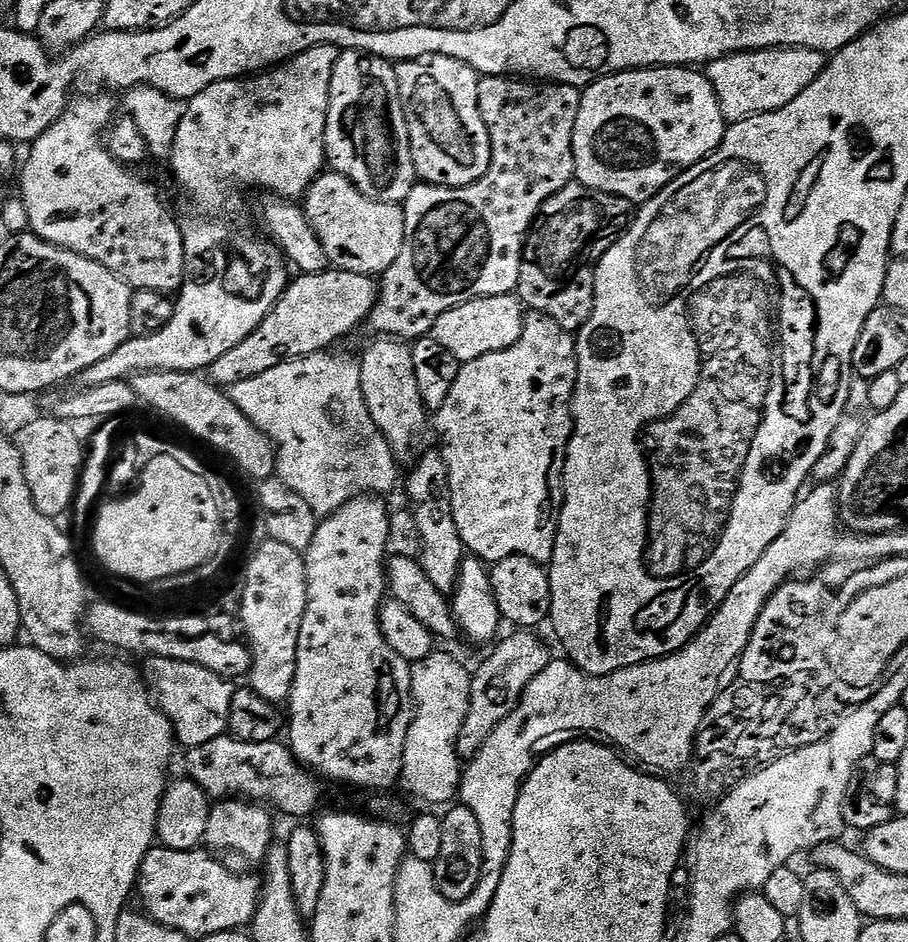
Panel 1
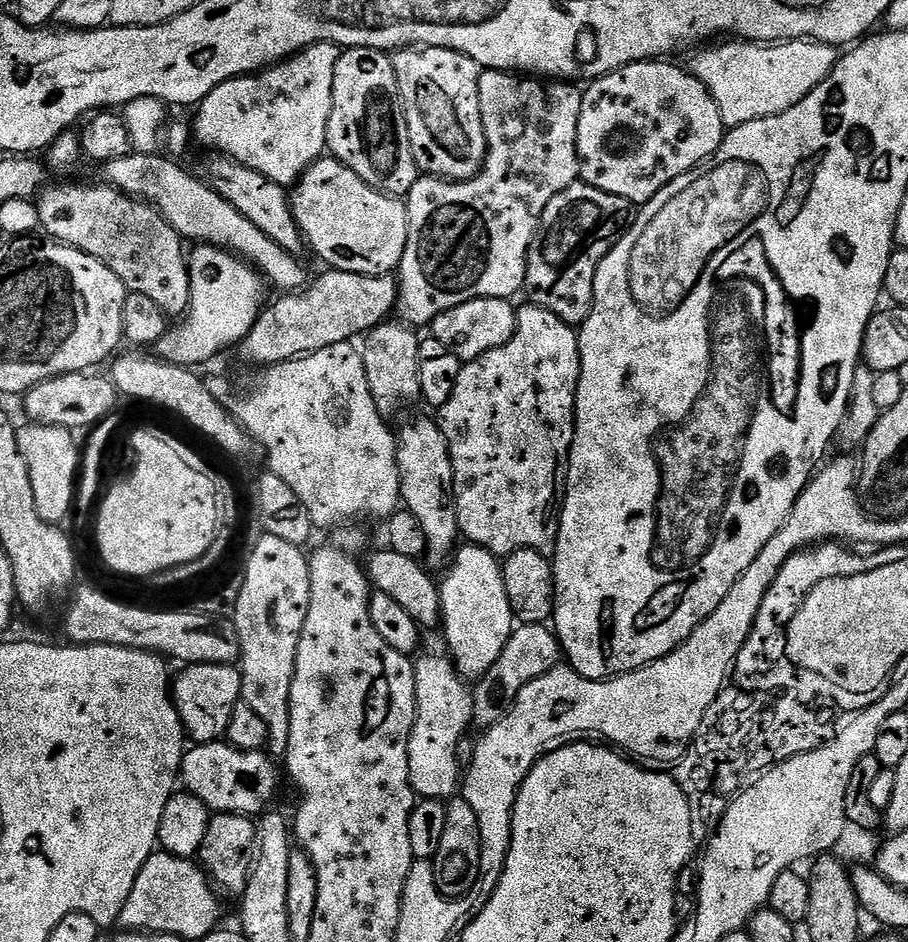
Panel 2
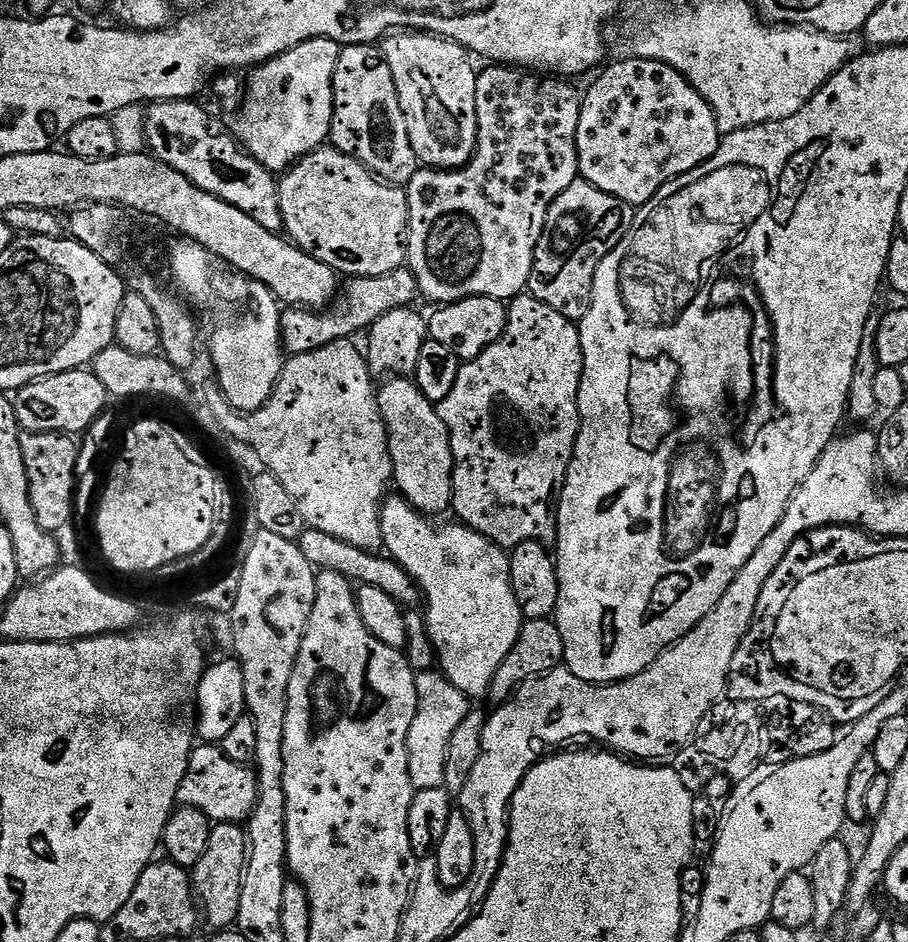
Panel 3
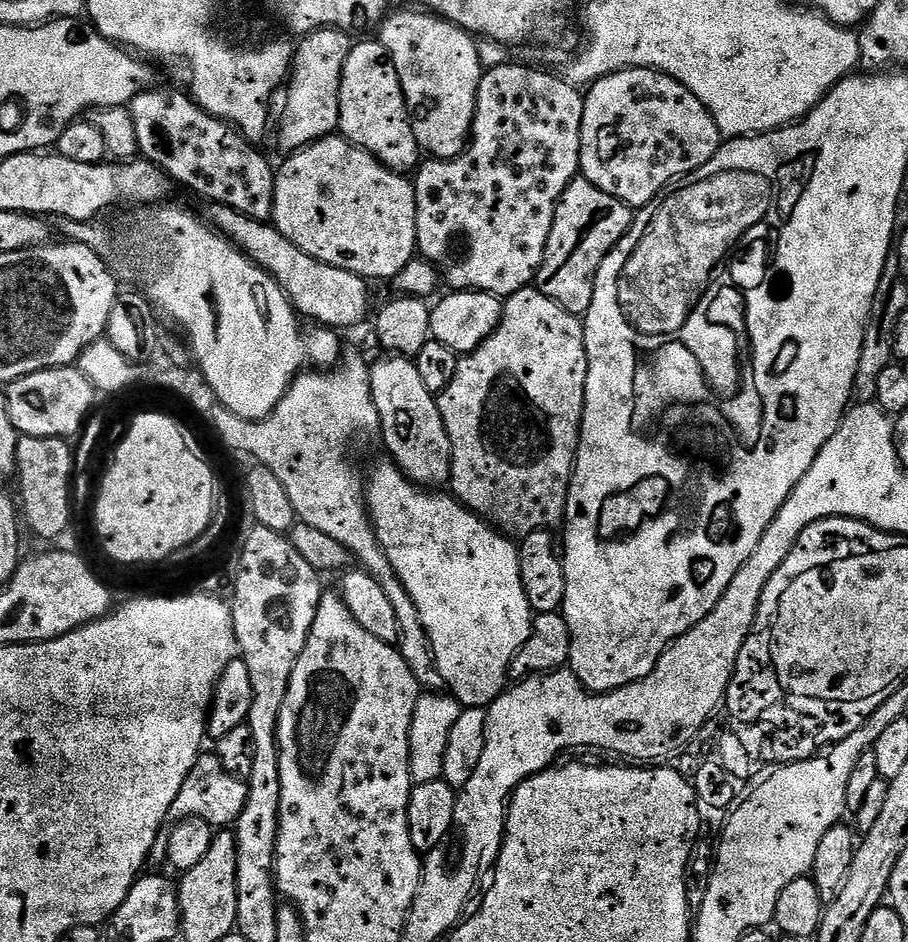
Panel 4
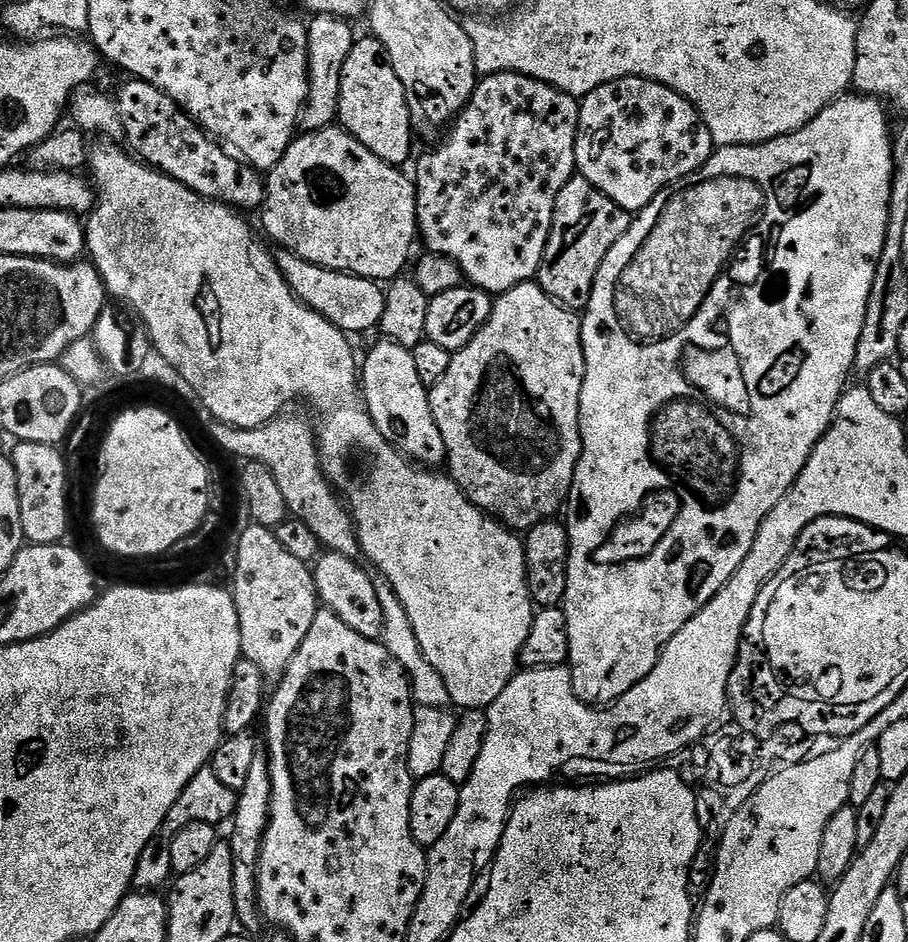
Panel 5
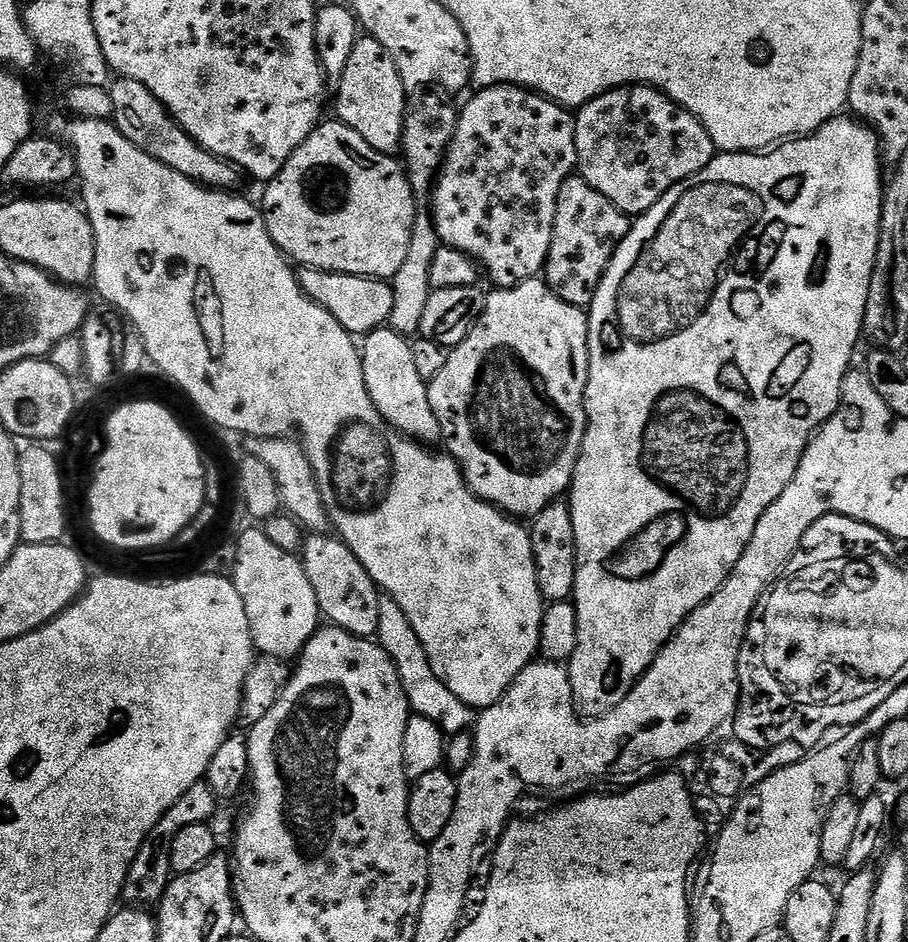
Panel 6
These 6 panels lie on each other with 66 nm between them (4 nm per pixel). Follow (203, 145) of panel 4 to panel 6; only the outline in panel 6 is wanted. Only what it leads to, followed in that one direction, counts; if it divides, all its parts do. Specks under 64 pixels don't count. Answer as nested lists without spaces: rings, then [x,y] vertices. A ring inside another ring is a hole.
[[[125,76],[113,79],[110,84],[112,101],[114,102],[114,114],[111,123],[116,125],[116,129],[124,135],[138,150],[150,154],[159,164],[170,166],[170,170],[178,170],[178,174],[186,174],[195,184],[202,184],[206,188],[217,190],[235,189],[235,184],[242,180],[241,173],[236,165],[229,163],[228,160],[218,158],[210,154],[178,122],[142,82],[134,82]]]

